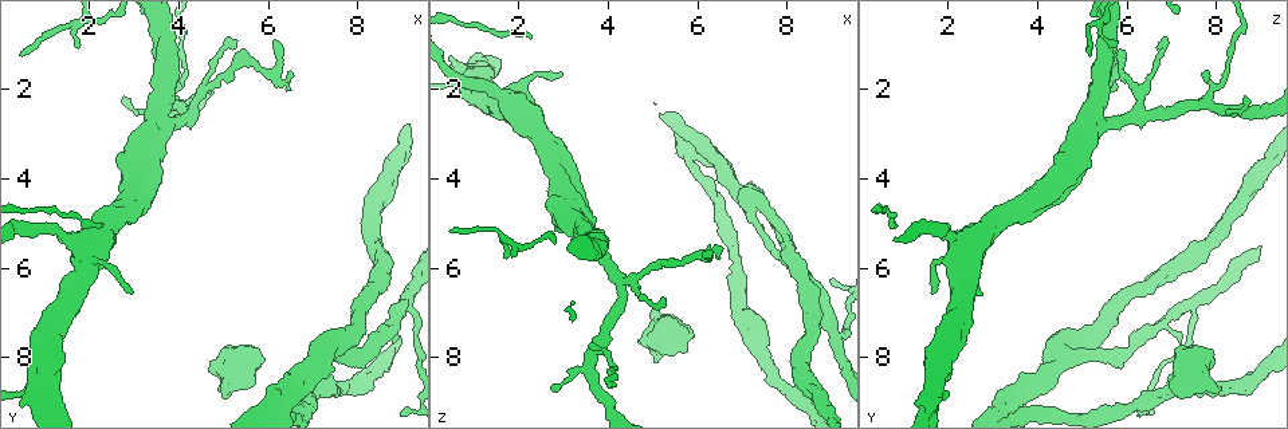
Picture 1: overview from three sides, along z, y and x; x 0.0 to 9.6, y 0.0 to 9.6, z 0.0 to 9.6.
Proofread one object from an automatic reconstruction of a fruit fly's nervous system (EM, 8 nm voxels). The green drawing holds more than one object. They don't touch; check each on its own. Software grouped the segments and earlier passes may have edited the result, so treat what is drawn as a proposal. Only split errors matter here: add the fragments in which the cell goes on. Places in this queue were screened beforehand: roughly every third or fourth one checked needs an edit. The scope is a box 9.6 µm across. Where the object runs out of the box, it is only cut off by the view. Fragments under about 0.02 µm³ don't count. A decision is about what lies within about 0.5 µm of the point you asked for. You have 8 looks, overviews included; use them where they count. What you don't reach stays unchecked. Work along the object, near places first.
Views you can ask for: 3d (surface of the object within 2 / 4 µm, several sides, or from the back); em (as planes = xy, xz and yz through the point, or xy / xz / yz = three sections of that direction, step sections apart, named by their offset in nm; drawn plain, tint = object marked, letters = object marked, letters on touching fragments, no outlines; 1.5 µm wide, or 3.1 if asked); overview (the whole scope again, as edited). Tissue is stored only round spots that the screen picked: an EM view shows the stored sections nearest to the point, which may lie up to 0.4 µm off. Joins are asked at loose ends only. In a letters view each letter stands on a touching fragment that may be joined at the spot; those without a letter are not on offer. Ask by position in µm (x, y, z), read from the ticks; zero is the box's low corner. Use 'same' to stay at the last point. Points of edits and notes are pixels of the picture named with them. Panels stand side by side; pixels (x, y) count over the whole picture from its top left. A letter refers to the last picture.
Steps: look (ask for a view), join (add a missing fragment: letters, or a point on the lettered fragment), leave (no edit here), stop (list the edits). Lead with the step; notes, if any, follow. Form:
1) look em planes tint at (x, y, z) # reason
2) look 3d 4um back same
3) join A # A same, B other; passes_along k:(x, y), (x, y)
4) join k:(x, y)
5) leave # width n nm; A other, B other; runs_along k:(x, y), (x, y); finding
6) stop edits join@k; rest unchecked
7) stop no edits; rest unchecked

look em xz step 4 tint at (5.20, 1.10, 6.65) # thin end

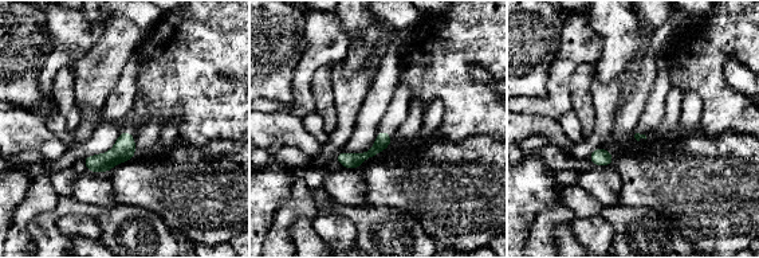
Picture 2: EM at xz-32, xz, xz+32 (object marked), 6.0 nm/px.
look em xz step 4 letters same # see the neighbours

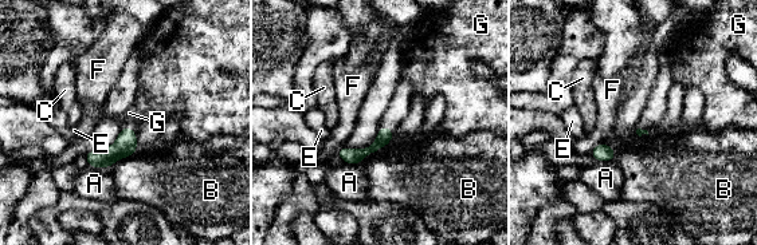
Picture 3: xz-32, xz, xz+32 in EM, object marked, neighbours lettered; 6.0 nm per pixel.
leave # A other, B other, C other, E other, F other, G other; border 3:(392, 138), (360, 164); none of them fits

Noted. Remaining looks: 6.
look 3d 2um back at (6.50, 2.05, 5.80) # an open end

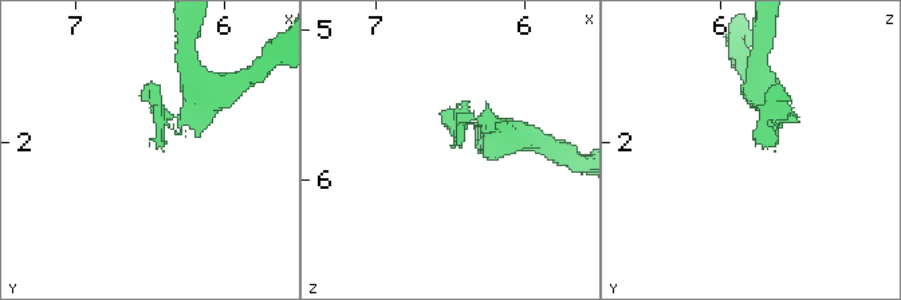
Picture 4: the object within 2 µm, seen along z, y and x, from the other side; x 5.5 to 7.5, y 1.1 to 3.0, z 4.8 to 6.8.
look em xz step 4 tint at (6.50, 2.00, 5.78)

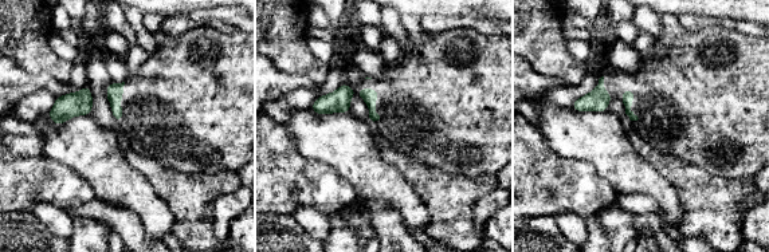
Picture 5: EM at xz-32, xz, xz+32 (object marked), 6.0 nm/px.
look em planes letters same # another direction

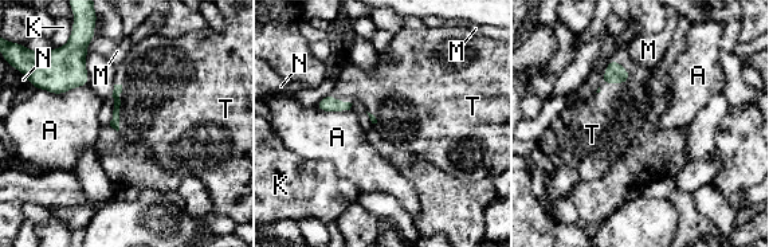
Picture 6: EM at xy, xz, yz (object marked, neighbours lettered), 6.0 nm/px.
join T # longest_contact A 280 nm; A other, K other, M other, N other, T same; passes_along 6:(114, 122), (118, 116), (159, 126); the cell continues

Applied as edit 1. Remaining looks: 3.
look em yz step 4 letters at (5.05, 8.70, 8.10) # an open end

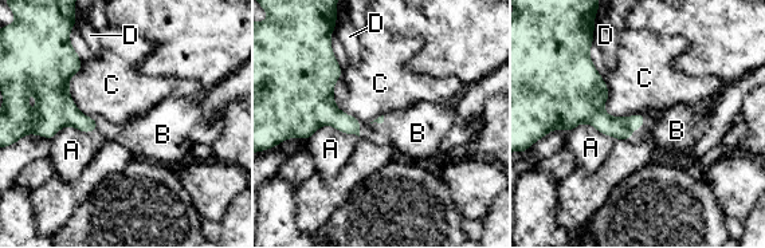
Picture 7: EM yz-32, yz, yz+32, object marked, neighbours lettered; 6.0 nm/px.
join B # A other, B same, C other, D other; the cell continues

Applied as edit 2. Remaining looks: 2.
stop edits join@6, join@7; rest unchecked

